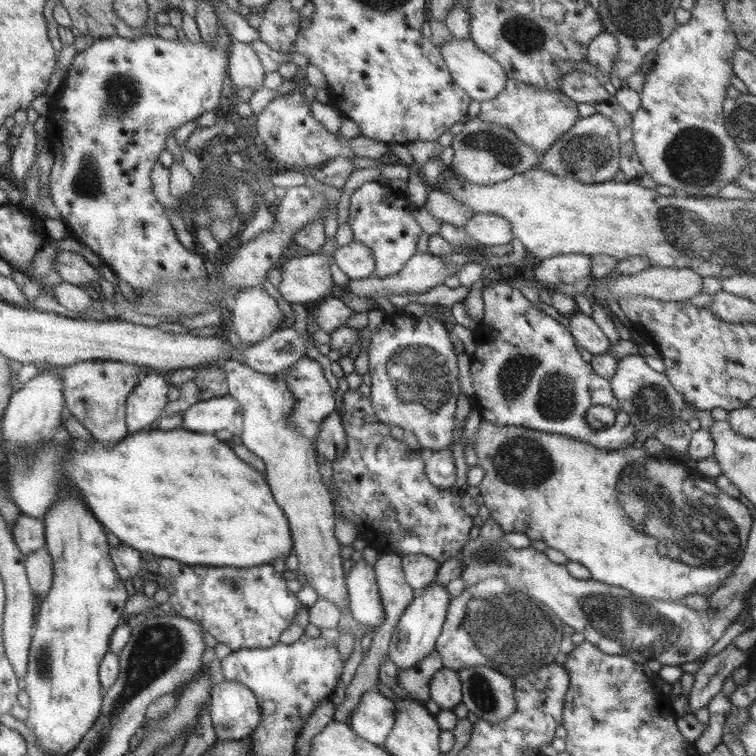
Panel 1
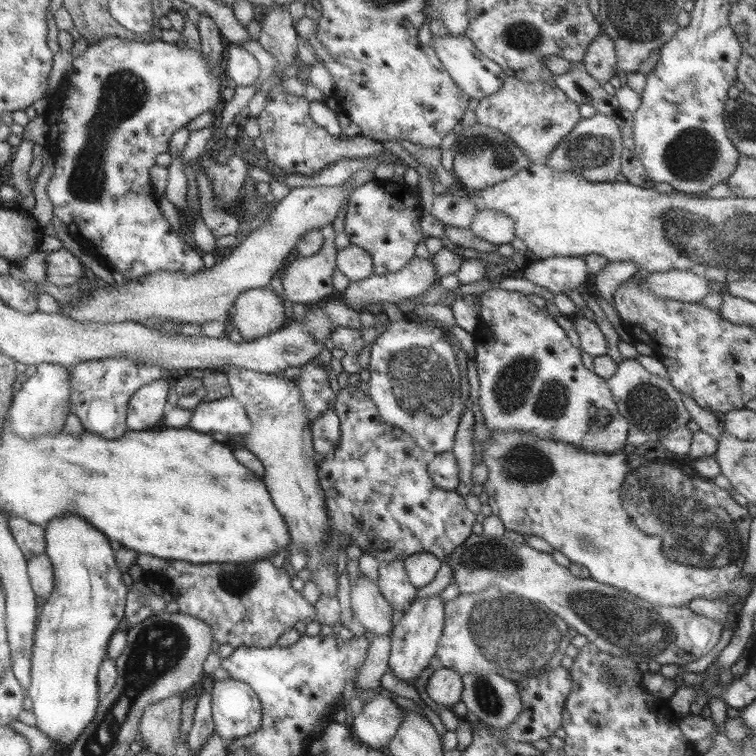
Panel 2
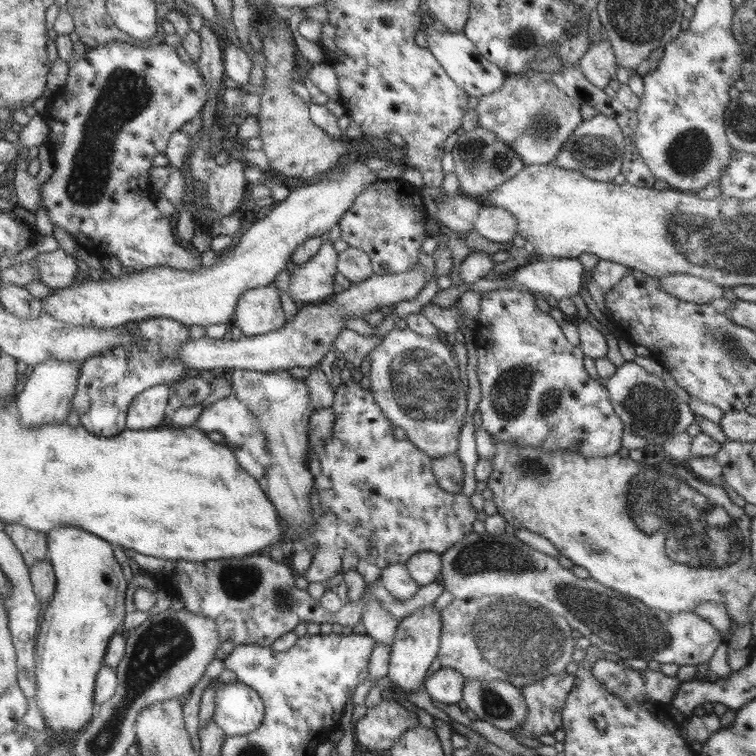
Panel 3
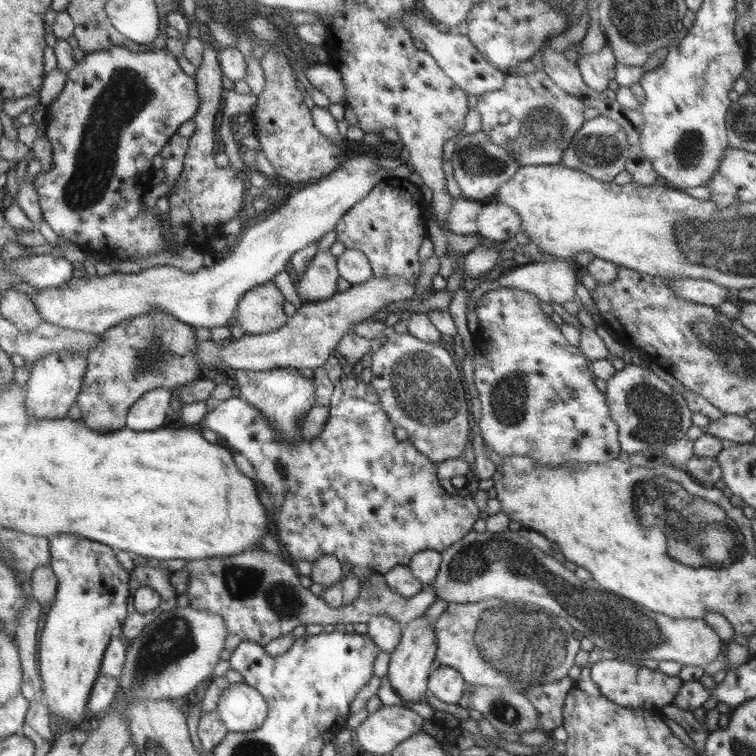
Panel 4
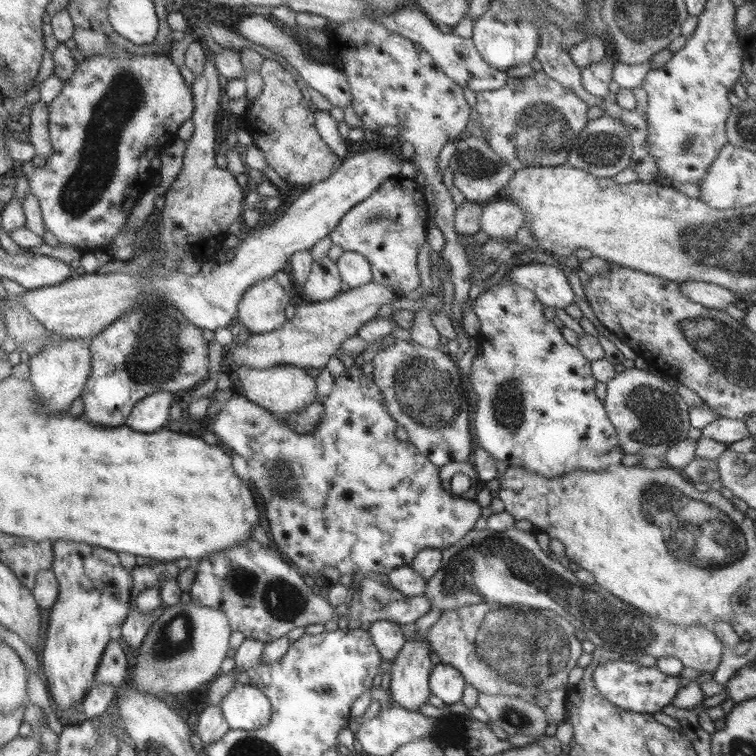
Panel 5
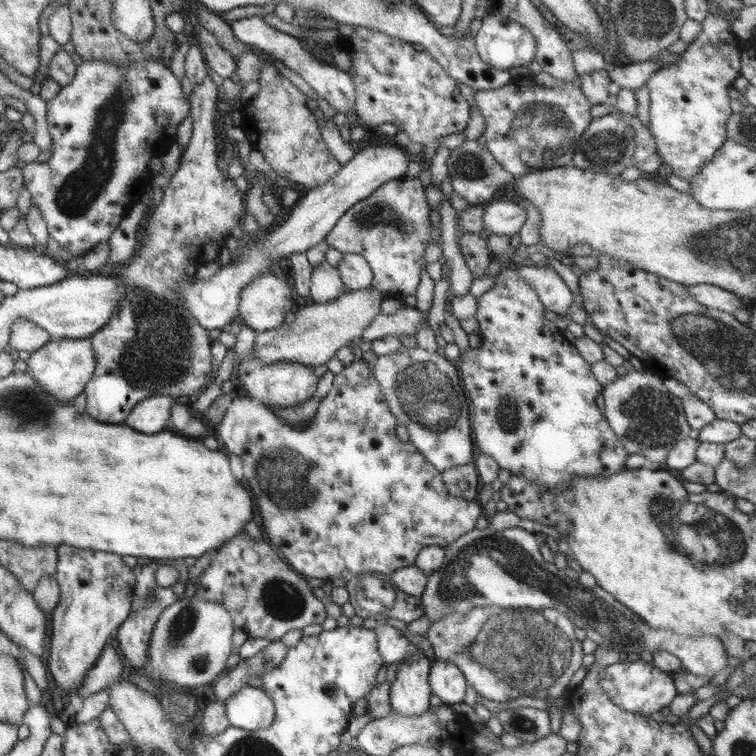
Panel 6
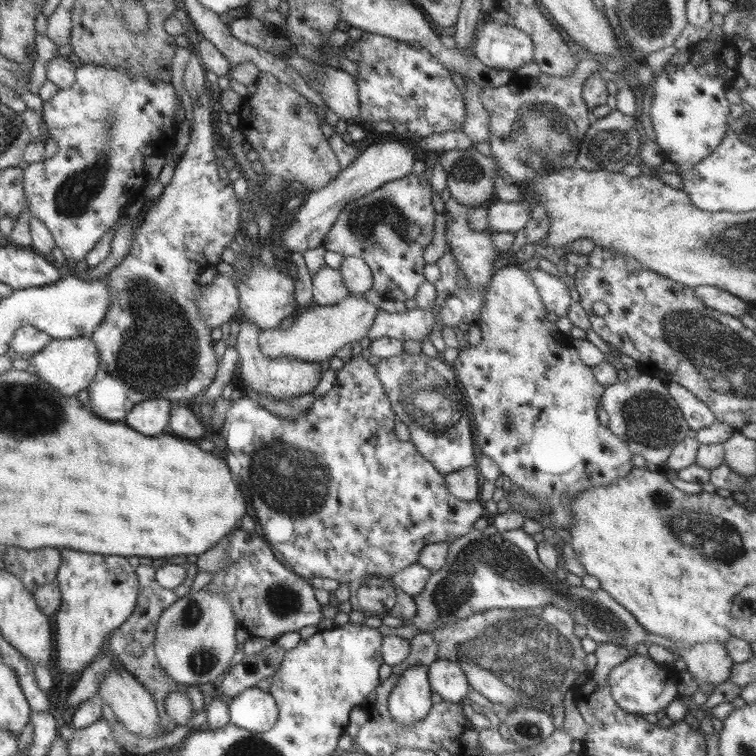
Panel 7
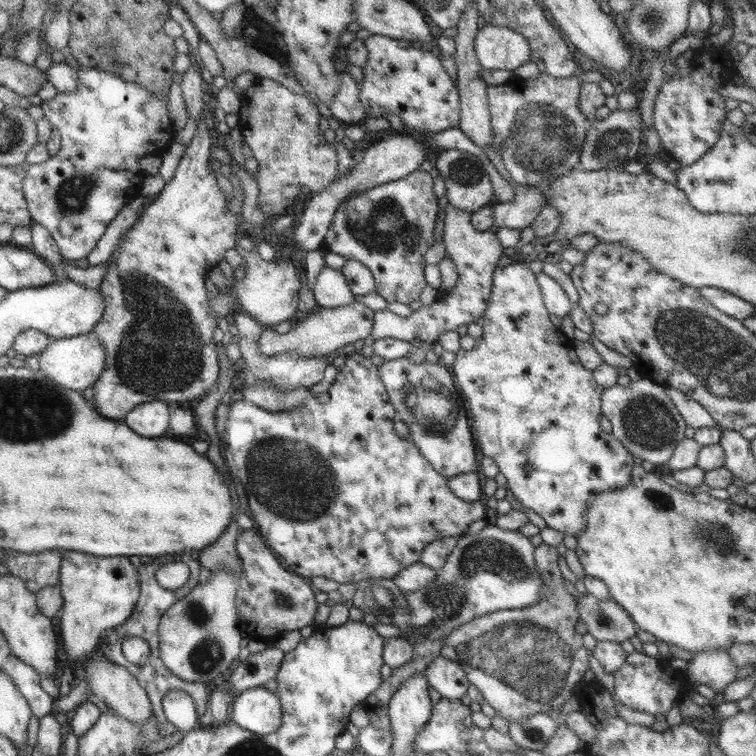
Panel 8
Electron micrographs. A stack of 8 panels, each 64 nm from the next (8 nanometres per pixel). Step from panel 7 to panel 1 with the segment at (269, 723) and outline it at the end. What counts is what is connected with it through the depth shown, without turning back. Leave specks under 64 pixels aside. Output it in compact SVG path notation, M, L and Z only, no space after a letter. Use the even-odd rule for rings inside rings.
M227 679L210 687L210 719L218 742L238 742L259 724L260 706L247 686Z

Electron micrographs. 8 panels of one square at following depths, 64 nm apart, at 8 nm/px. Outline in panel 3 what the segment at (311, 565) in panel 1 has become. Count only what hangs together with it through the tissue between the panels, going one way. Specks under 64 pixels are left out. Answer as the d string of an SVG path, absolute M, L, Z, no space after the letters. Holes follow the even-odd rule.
M233 369L229 379L232 386L233 396L244 402L253 414L257 428L261 436L265 438L265 448L268 454L268 466L265 478L267 480L267 492L269 499L273 503L274 509L279 518L283 518L283 524L298 533L306 529L312 520L312 510L308 507L310 501L310 486L312 476L306 469L306 454L308 453L307 422L309 414L314 409L309 400L308 390L305 381L292 377L289 371L275 370L268 373L253 370Z

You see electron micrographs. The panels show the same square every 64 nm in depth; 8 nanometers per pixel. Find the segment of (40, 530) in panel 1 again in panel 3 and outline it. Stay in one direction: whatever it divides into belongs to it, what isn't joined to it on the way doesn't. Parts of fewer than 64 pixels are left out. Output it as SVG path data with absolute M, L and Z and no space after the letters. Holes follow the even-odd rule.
M12 522L6 523L2 529L12 540L28 568L46 558L48 548L45 533L35 532Z

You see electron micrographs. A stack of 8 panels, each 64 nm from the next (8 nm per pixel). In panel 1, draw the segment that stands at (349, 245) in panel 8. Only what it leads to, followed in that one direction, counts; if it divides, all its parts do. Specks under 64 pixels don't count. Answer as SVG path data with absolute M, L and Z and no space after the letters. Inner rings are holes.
M376 181L364 182L350 195L346 223L352 232L352 240L366 246L374 258L374 271L377 278L399 272L405 262L415 254L417 238L421 236L421 227L413 217L414 204L389 186L381 186Z

